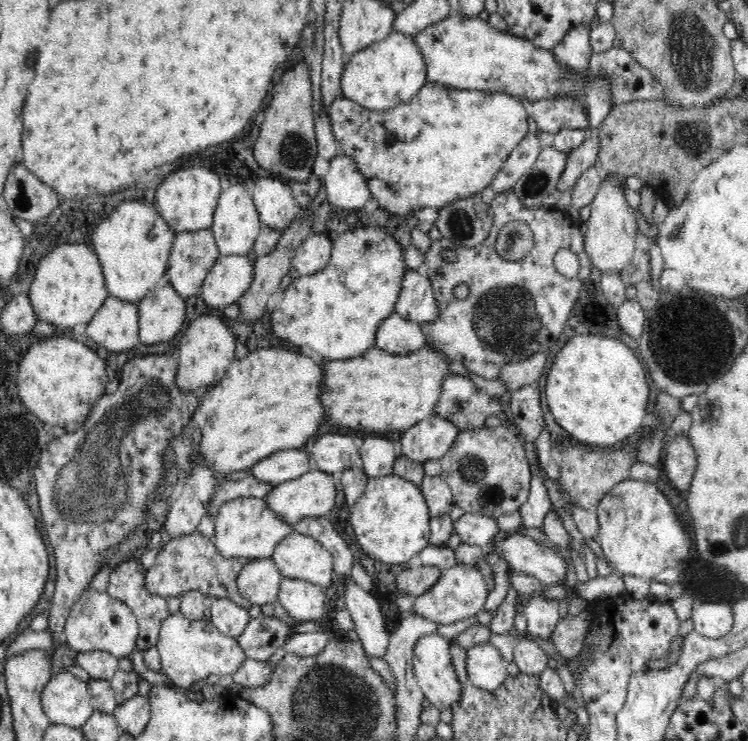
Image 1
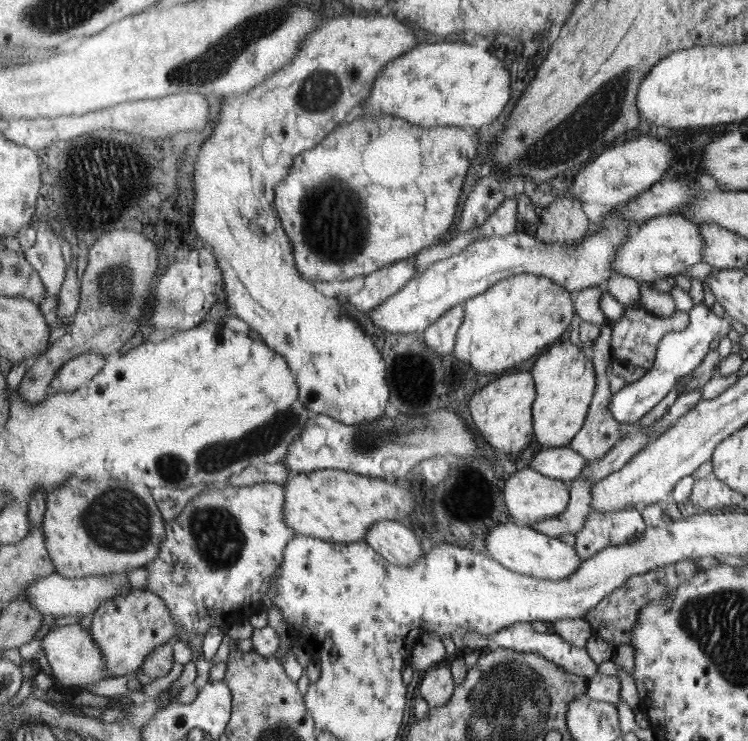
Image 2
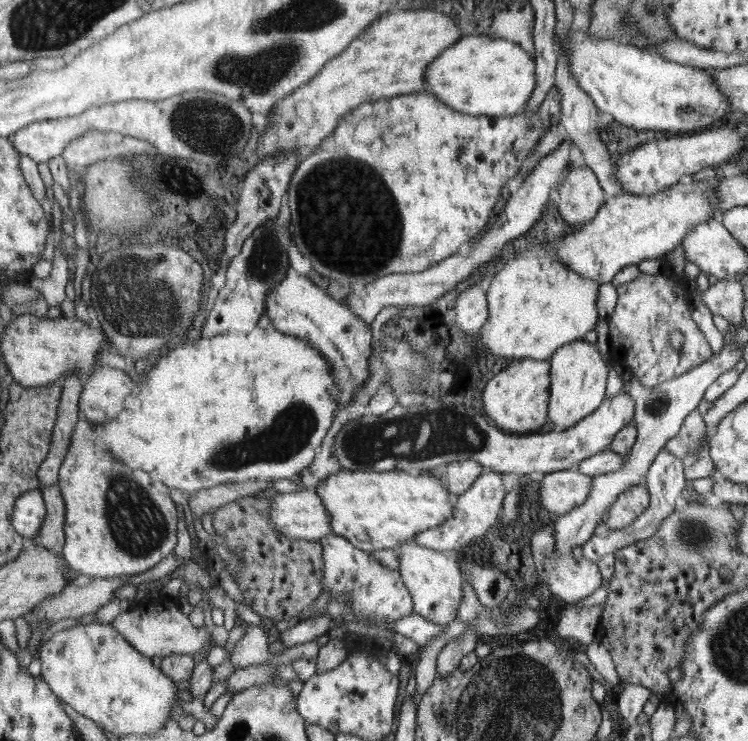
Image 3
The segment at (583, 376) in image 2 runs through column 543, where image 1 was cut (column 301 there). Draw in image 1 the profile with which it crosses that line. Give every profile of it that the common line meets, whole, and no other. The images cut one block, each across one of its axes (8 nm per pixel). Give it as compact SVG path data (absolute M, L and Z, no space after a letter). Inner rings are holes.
M275 346L274 348L262 348L254 352L249 352L242 360L234 359L231 365L228 367L226 374L219 380L219 382L210 390L202 391L199 398L199 405L197 410L193 412L192 418L196 422L196 426L200 428L202 432L202 440L198 442L196 446L196 454L204 458L206 464L210 464L210 468L214 470L216 478L218 476L228 476L230 472L238 472L238 470L249 470L254 467L254 464L258 464L260 460L264 460L271 454L280 452L281 450L299 449L304 442L306 442L316 431L320 428L321 423L321 402L316 394L319 393L319 386L321 378L323 377L323 365L316 365L310 357L302 353L297 354L288 349L284 349L283 346Z

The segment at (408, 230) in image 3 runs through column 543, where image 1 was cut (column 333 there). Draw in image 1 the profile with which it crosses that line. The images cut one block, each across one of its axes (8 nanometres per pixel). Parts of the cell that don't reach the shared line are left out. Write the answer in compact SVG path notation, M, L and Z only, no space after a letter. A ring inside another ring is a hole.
M427 82L424 86L420 87L420 90L417 90L417 93L411 99L385 111L366 109L351 100L347 100L343 94L340 94L330 104L328 115L331 119L333 136L339 145L338 153L351 158L353 164L355 164L355 168L360 171L364 182L366 182L370 193L372 193L372 203L378 205L379 208L384 208L392 216L406 216L406 214L410 214L412 210L418 210L418 208L436 208L440 210L452 202L470 199L473 196L478 197L485 188L491 186L494 177L500 172L502 165L508 160L512 150L520 144L520 141L528 132L529 114L520 99L502 93L502 91L460 90L434 82Z

